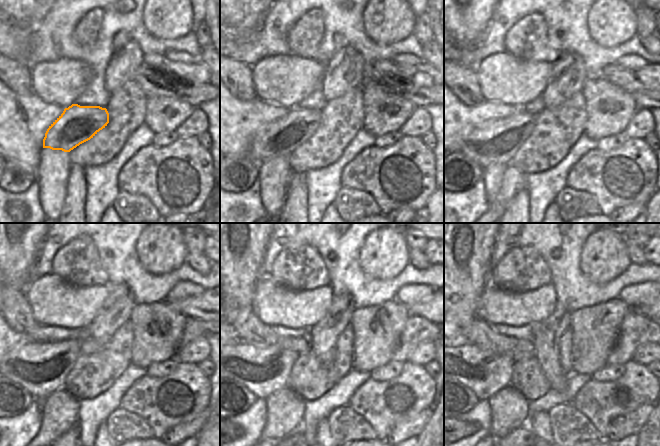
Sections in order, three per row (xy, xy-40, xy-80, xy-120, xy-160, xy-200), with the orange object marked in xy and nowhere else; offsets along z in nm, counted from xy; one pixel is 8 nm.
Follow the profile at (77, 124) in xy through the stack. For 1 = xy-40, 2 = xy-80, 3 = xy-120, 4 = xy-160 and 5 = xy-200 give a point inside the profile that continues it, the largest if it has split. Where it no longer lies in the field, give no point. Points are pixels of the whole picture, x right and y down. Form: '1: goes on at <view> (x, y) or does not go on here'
1: goes on at xy-40 (281, 137)
2: goes on at xy-80 (491, 142)
3: goes on at xy-120 (41, 368)
4: goes on at xy-160 (263, 370)
5: goes on at xy-200 (484, 372)

